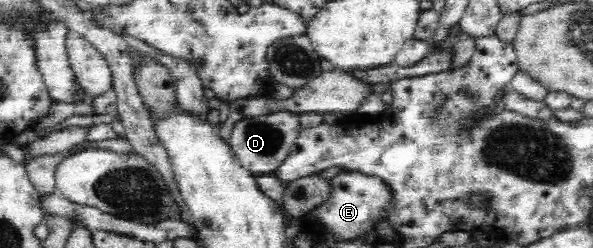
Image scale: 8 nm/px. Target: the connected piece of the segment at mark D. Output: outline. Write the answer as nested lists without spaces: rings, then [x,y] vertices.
[[[289,110],[244,117],[234,125],[229,145],[244,168],[255,175],[270,175],[286,160],[301,130],[299,113]]]

